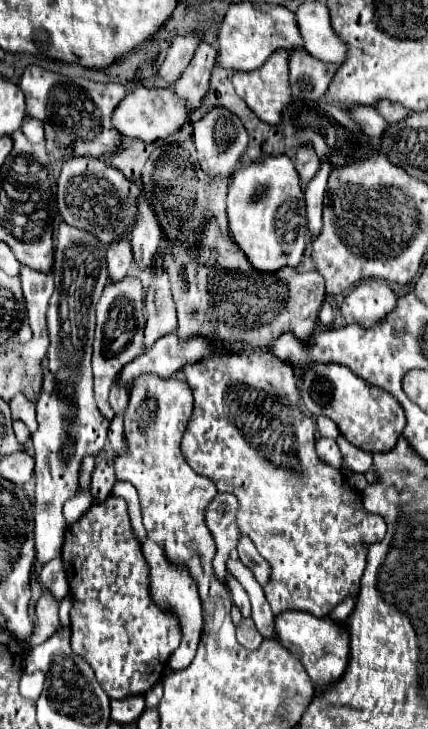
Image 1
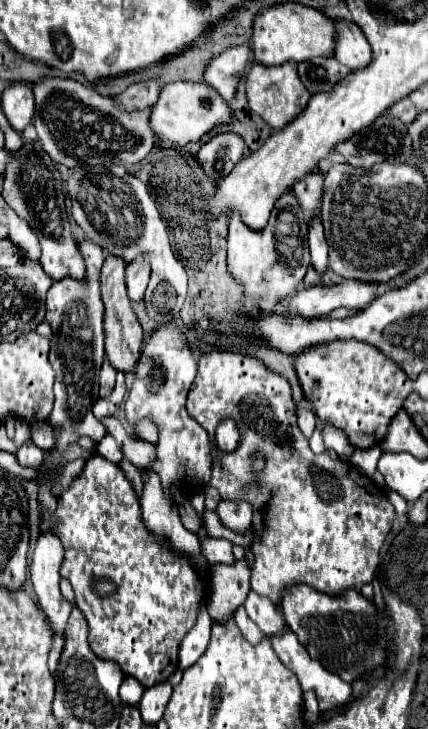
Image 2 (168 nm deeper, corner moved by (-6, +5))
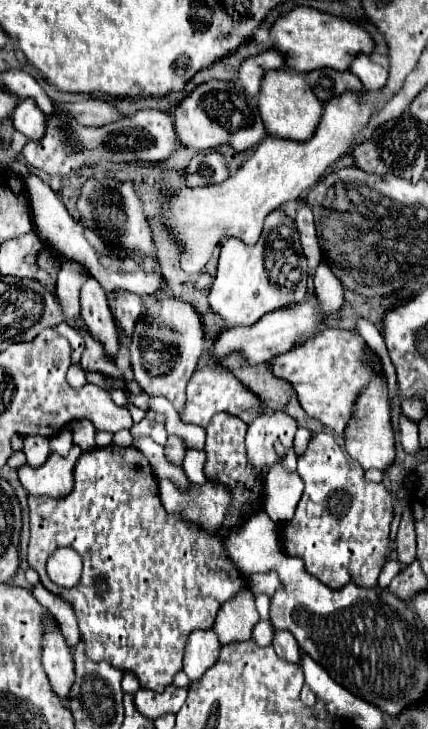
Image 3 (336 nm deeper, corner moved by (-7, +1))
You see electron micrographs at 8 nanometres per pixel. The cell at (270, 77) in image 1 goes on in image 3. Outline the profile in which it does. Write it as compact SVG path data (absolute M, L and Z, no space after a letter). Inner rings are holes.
M270 70L262 80L262 88L258 94L260 114L268 126L268 134L288 138L288 140L306 140L314 134L314 126L318 126L318 118L322 118L322 102L310 90L306 78L294 70Z

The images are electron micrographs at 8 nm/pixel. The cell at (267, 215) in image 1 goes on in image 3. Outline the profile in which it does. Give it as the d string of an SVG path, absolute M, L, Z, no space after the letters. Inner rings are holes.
M280 208L272 210L260 234L260 240L254 246L246 246L238 238L226 238L220 248L218 270L210 286L208 304L224 322L224 328L234 326L252 326L264 314L274 310L284 310L288 306L300 304L306 300L306 280L308 264L302 254L298 230L294 220L290 220ZM288 252L298 254L298 260L286 260Z

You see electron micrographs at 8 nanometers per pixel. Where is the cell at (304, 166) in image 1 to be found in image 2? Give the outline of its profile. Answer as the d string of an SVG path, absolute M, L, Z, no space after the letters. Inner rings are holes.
M313 172L307 174L305 178L297 180L293 184L293 192L301 204L301 208L305 210L307 216L311 216L313 212L317 212L321 208L321 194L323 194L323 174L321 172Z

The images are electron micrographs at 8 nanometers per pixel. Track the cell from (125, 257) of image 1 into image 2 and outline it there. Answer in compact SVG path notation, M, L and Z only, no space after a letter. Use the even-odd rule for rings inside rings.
M107 256L103 268L101 268L101 296L105 304L105 352L109 362L121 370L123 374L129 374L137 366L137 358L141 358L141 346L143 346L143 328L131 310L129 296L125 290L125 264L121 258Z

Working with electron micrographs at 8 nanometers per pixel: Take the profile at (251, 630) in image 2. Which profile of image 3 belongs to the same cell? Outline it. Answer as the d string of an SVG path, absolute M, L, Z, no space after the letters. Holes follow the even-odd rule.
M258 622L252 632L252 640L258 646L270 646L274 640L274 628L270 626L270 622Z

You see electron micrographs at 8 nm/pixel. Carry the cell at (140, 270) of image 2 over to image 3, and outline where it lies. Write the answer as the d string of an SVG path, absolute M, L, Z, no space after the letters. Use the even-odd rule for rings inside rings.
M118 290L116 294L118 294L118 298L110 302L112 316L114 316L118 328L122 330L122 334L130 336L136 320L142 314L142 298L138 294L132 294L126 290Z

